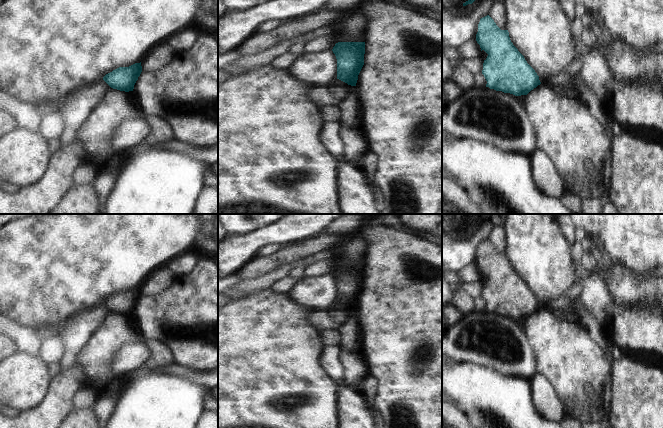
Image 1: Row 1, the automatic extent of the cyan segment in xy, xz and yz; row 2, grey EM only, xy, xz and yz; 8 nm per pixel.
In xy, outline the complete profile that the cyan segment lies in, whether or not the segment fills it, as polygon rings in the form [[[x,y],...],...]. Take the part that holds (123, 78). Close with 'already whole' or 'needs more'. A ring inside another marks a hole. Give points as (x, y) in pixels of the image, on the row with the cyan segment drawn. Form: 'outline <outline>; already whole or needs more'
outline [[[140,62],[129,67],[119,67],[106,74],[103,80],[113,89],[129,92],[133,91],[141,72],[142,66]]]; already whole

